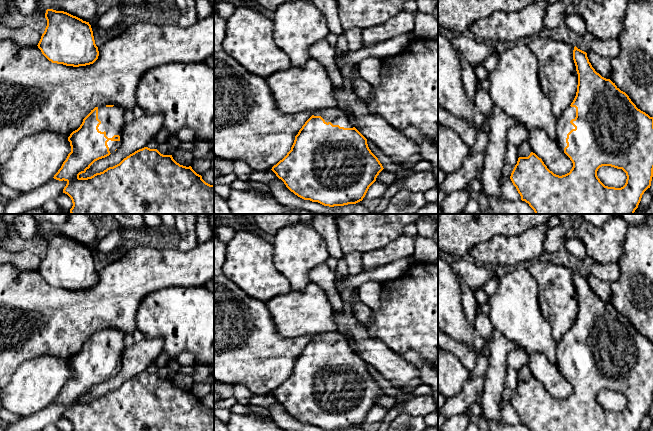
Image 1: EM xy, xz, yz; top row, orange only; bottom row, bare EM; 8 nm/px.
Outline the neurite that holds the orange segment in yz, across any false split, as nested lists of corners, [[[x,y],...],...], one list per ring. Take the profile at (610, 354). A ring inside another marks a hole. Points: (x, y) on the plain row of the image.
[[[576,270],[573,284],[578,298],[576,320],[556,345],[556,363],[561,374],[572,385],[572,393],[565,399],[556,399],[541,382],[531,376],[528,381],[518,382],[510,403],[521,424],[530,431],[638,431],[642,419],[650,412],[653,401],[653,341],[638,333],[629,320],[610,303],[597,297],[589,286],[587,277]],[[602,390],[622,393],[627,400],[625,409],[621,412],[605,410],[597,400],[597,395]]]

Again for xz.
[[[336,331],[314,335],[295,360],[291,374],[271,394],[298,421],[334,431],[362,425],[383,393],[378,382],[369,373],[367,363],[350,347],[347,337]]]

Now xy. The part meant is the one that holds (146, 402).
[[[114,329],[95,331],[83,343],[80,351],[68,361],[71,376],[53,402],[67,406],[63,417],[71,422],[72,431],[214,431],[214,409],[206,407],[191,390],[180,389],[173,383],[172,379],[163,379],[157,373],[144,371],[103,396],[87,402],[79,401],[95,385],[109,380],[119,372],[120,359],[126,349],[125,335],[125,333]]]

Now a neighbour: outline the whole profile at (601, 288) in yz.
[[[592,274],[586,276],[589,286],[597,297],[602,301],[609,303],[612,297],[610,284],[600,280],[599,278],[593,276]]]

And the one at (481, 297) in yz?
[[[483,287],[475,290],[474,295],[476,297],[477,303],[480,304],[480,305],[489,302],[489,297],[486,295]]]

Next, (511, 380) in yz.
[[[507,366],[504,379],[504,390],[502,392],[502,399],[510,402],[511,397],[518,385],[518,371]]]

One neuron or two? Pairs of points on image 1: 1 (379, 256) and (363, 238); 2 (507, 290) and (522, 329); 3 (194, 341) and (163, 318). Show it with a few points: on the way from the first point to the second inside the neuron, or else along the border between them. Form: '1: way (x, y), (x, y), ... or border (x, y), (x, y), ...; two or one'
1: border (394, 239), (383, 247), (363, 253); two
2: way (515, 300), (515, 313), (519, 319); one
3: way (186, 333), (171, 318); one

